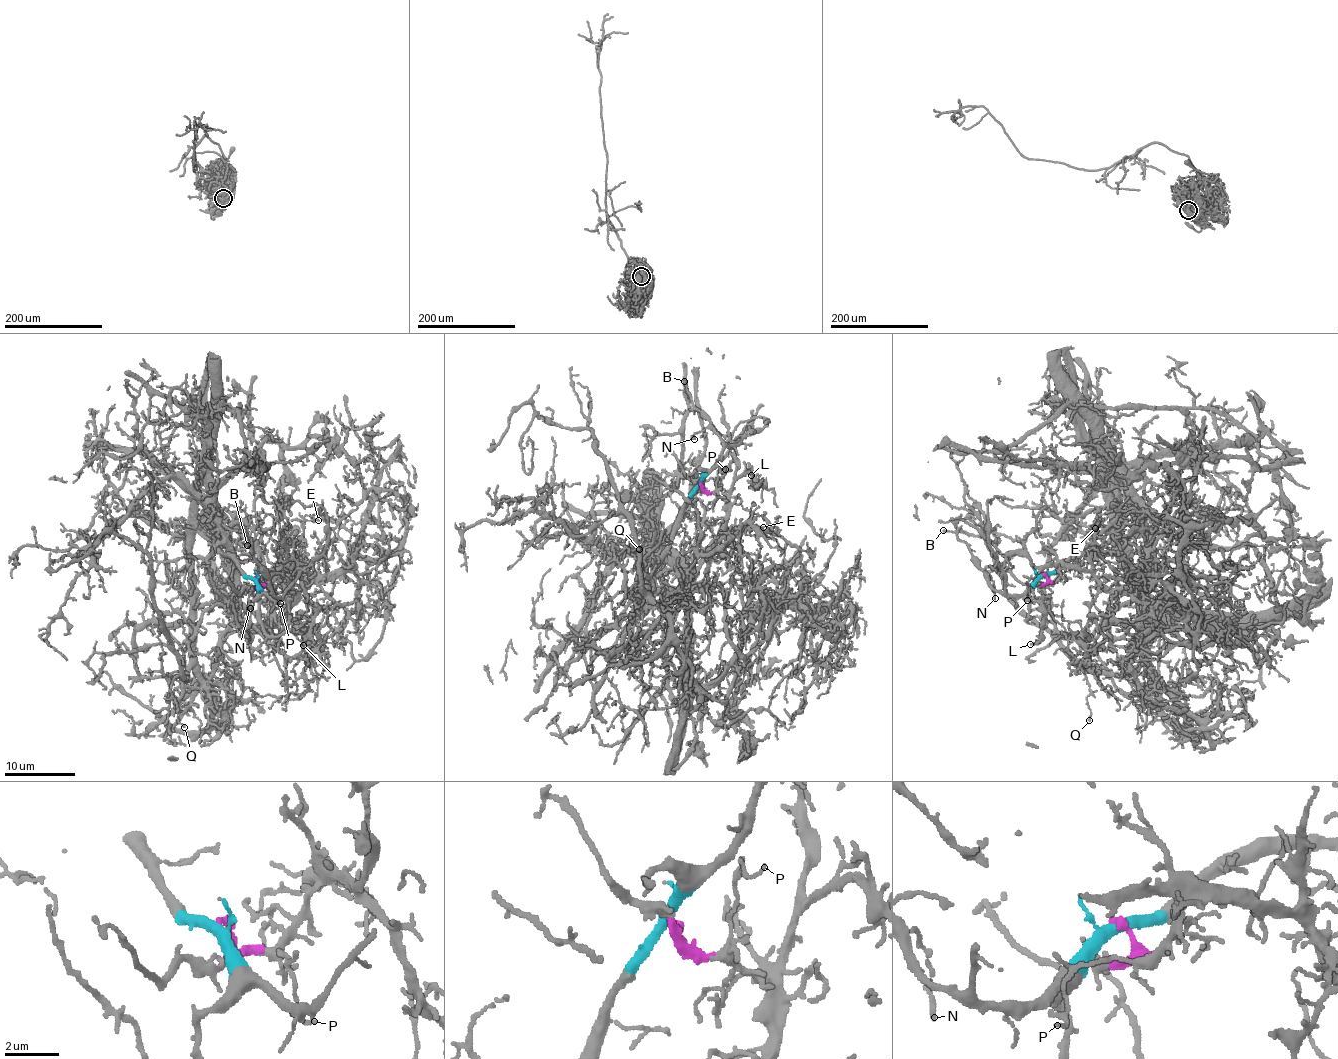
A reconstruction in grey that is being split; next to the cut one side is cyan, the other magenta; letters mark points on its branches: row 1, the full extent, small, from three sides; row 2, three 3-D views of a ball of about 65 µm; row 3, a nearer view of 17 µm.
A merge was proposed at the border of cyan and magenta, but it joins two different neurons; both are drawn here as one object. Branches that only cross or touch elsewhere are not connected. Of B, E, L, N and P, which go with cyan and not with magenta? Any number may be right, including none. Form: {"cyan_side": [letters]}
{"cyan_side": ["B", "N"]}

